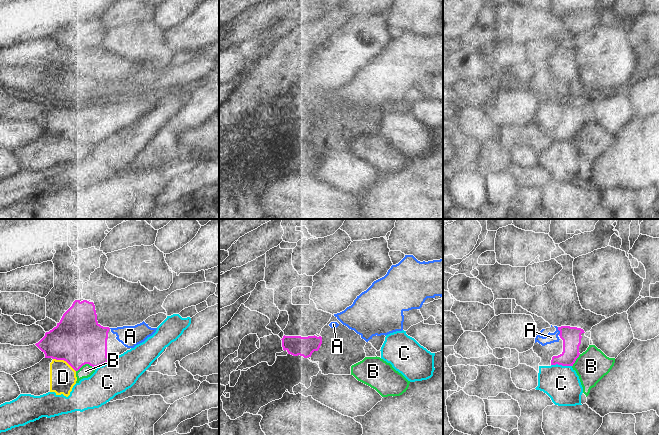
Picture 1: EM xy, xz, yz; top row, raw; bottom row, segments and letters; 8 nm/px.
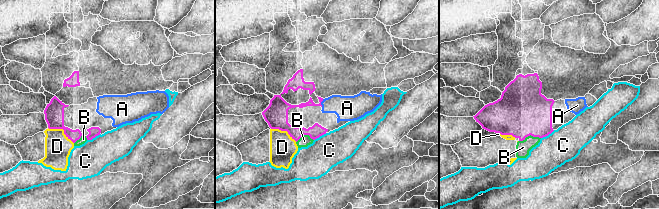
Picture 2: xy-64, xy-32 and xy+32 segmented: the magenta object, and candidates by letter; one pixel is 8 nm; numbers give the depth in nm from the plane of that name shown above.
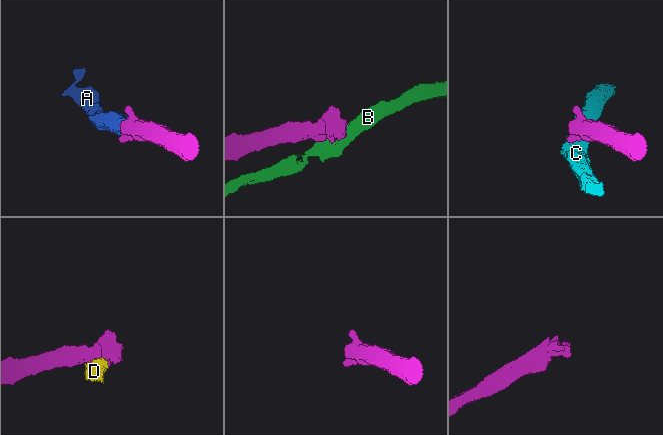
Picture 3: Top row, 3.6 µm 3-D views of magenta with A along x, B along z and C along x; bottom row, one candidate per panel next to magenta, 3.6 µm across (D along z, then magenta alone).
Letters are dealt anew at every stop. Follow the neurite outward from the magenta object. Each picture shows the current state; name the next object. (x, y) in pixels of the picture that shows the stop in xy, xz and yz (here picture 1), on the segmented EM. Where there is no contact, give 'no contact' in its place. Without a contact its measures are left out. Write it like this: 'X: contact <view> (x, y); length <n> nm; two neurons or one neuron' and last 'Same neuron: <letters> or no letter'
A: contact yz (559, 330); length 70 nm; one neuron
B: contact xy (86, 363); length 170 nm; two neurons
C: contact yz (561, 364); length 170 nm; two neurons
D: contact xy (64, 360); length 220 nm; two neurons
Same neuron: A

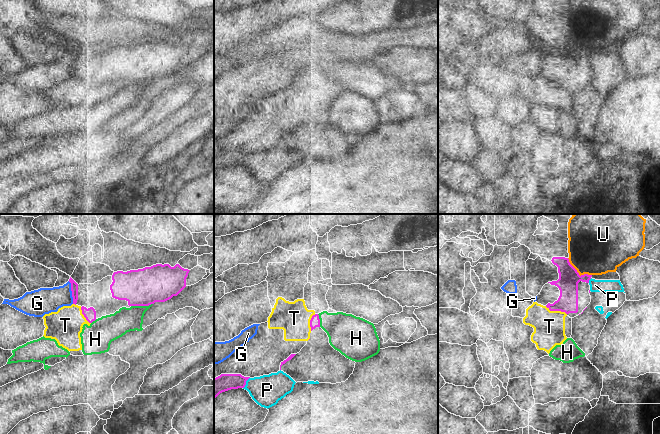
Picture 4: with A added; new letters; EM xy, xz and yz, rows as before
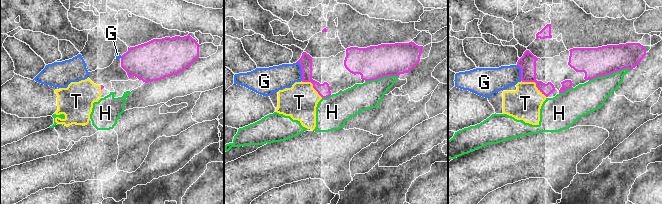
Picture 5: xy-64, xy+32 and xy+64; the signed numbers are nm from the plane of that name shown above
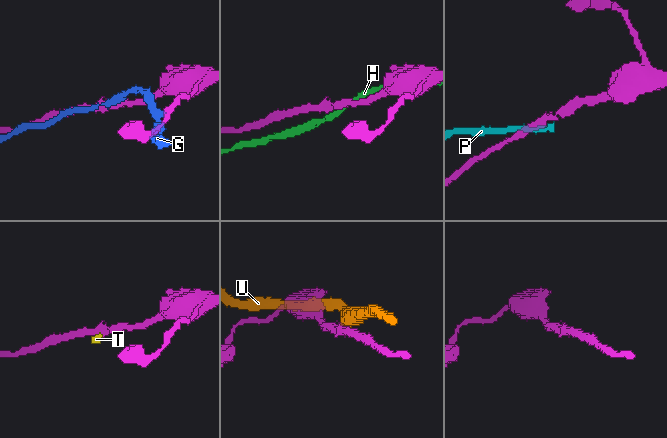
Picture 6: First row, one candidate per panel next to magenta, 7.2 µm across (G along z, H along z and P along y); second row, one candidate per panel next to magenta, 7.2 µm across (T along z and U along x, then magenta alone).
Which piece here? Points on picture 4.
G: contact xy (72, 292); length 190 nm; two neurons
H: contact xy (141, 305); length 180 nm; two neurons
P: contact xz (245, 383); length 110 nm; two neurons
T: contact yz (556, 310); length 190 nm; two neurons
U: contact yz (577, 272); length 240 nm; two neurons
Same neuron: no letter

